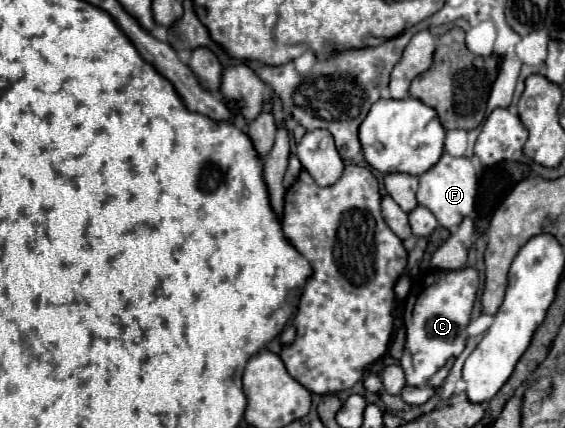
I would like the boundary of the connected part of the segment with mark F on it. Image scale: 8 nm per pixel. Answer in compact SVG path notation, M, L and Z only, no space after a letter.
M447 153L441 155L441 159L419 177L419 191L417 201L419 205L431 209L435 213L437 221L445 229L453 229L463 221L463 217L471 215L475 207L475 193L477 193L477 173L471 165L471 159L467 157L451 157Z

